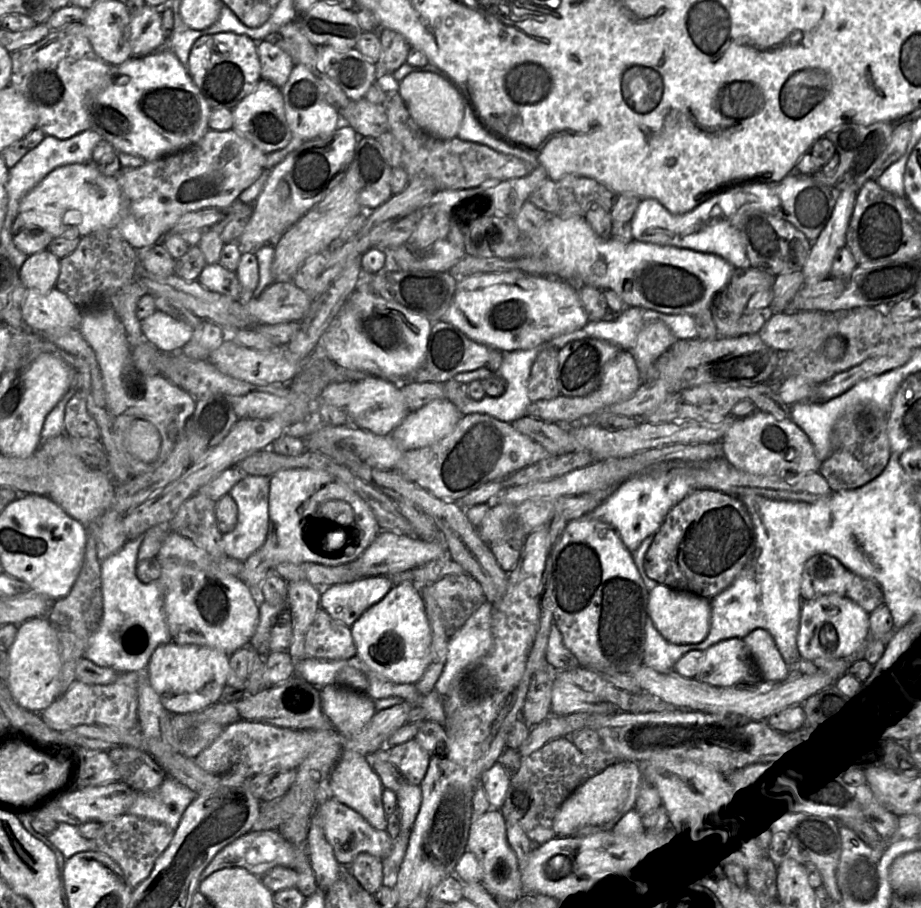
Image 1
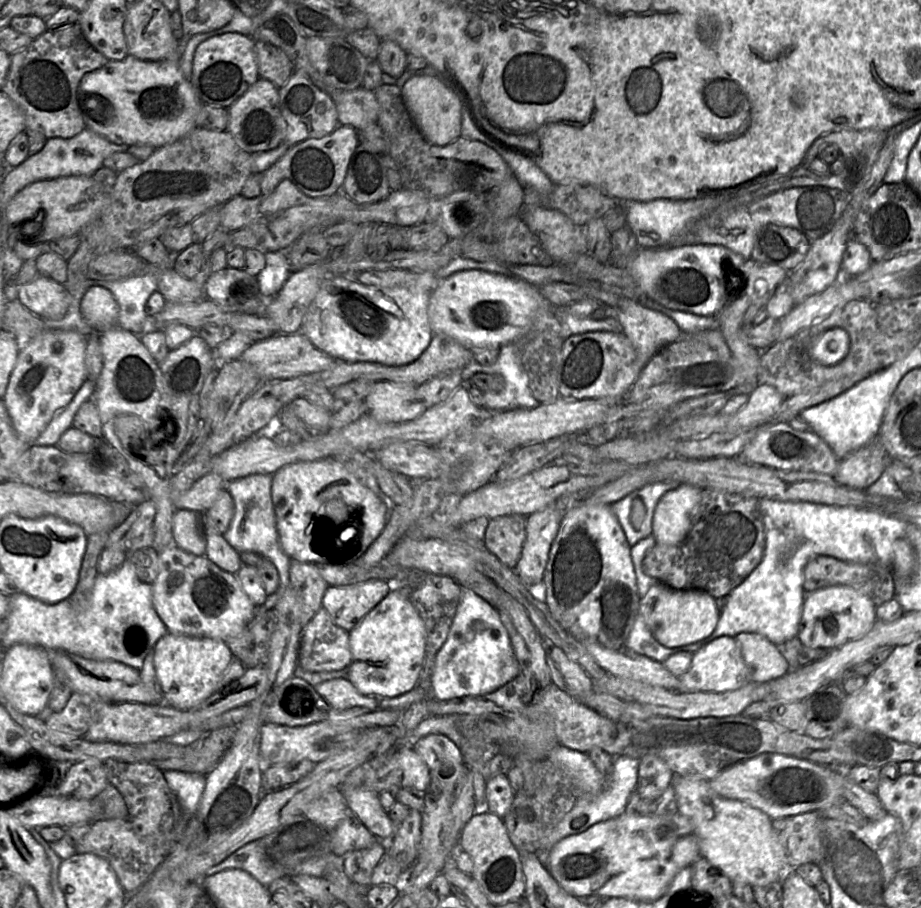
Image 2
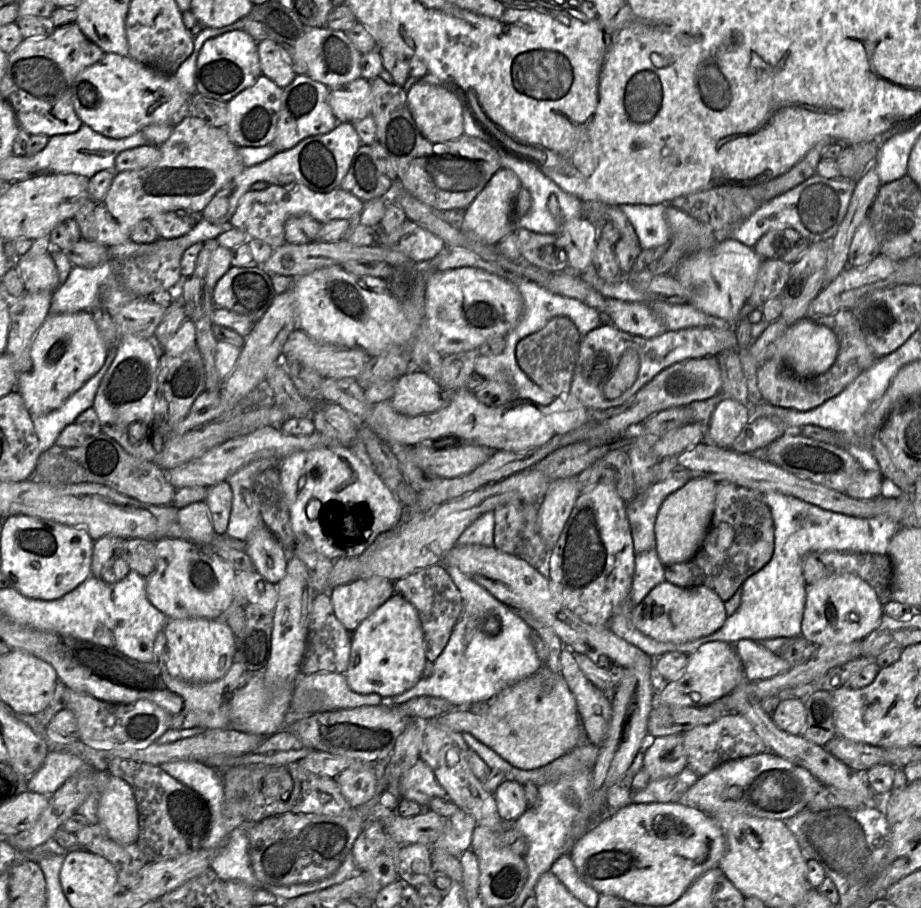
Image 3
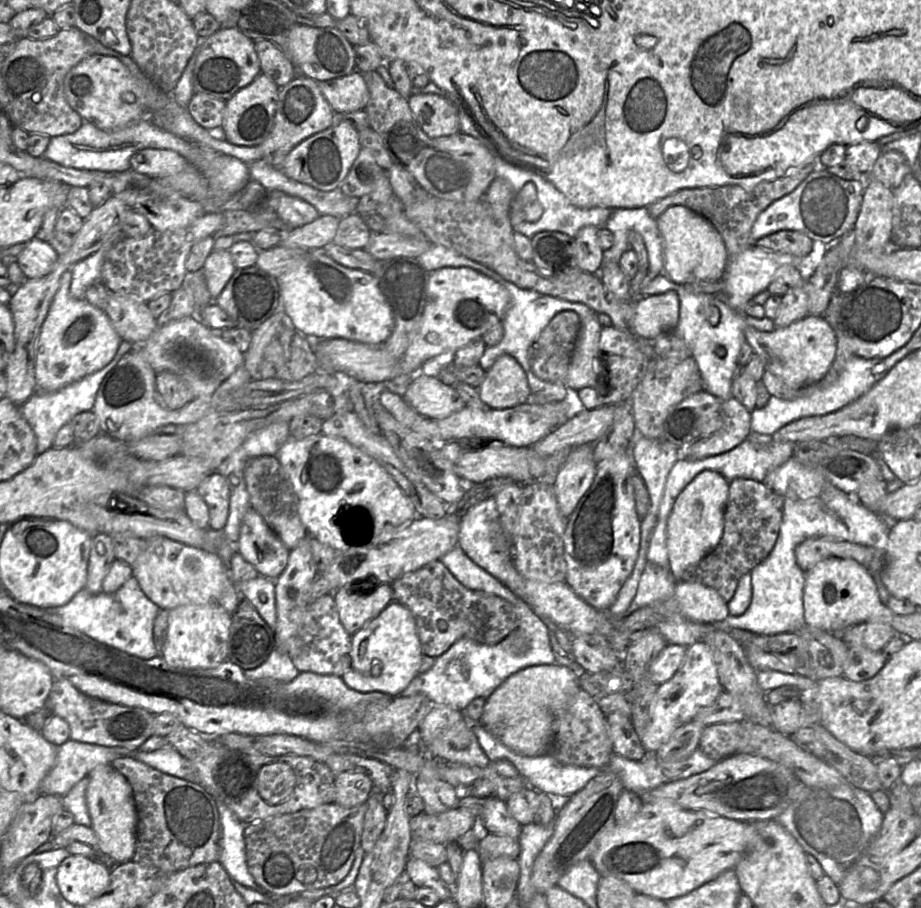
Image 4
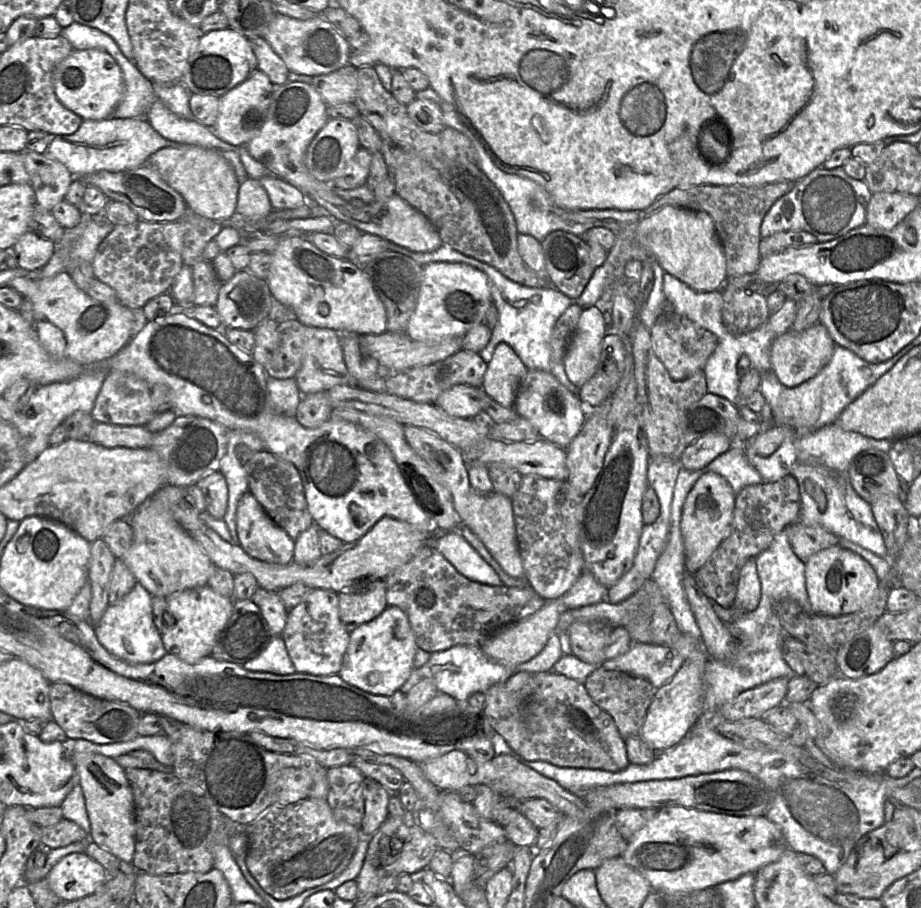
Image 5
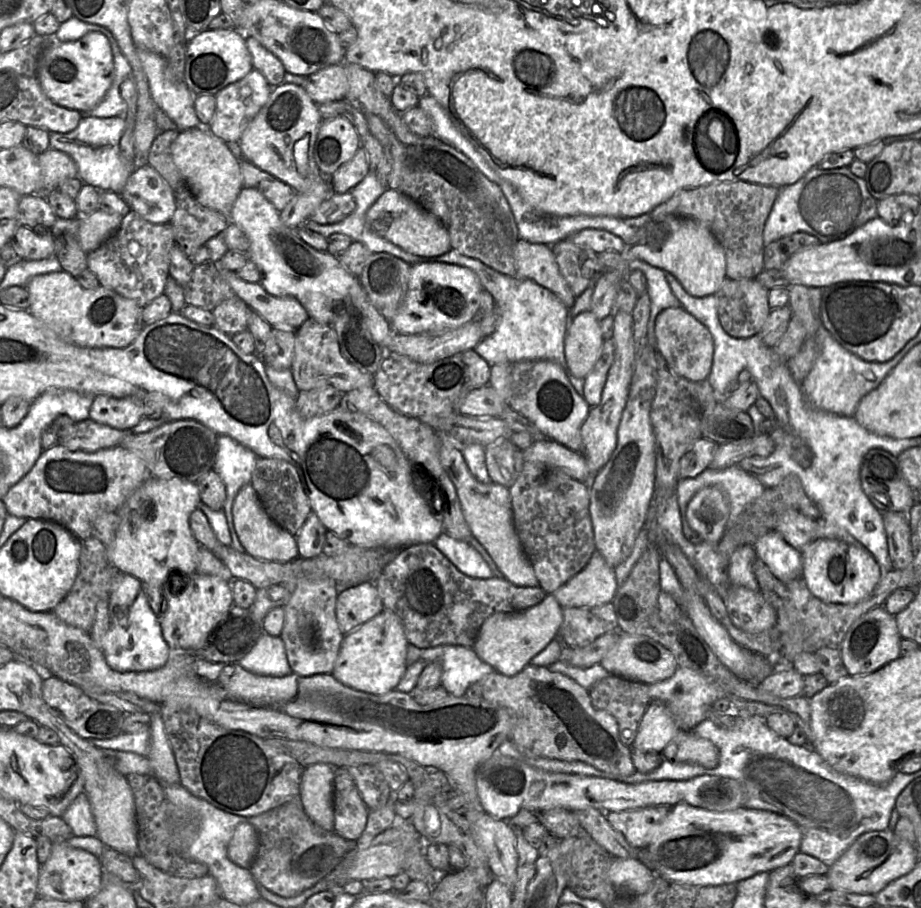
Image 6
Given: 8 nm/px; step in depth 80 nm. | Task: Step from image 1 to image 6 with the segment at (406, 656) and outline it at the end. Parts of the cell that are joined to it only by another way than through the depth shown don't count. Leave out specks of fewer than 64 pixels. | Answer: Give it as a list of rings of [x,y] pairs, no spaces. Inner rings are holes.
[[[392,611],[381,613],[345,635],[331,672],[343,684],[372,694],[394,690],[405,670],[409,642],[400,618]]]

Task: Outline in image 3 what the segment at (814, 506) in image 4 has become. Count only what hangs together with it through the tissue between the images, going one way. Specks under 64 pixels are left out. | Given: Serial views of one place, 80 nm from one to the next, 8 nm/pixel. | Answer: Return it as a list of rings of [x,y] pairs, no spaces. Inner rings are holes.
[[[777,492],[765,494],[775,529],[775,545],[770,561],[758,572],[748,577],[742,584],[742,597],[738,610],[728,616],[718,630],[709,635],[712,641],[724,641],[735,644],[740,639],[762,641],[780,637],[801,635],[801,626],[806,605],[809,578],[803,575],[803,559],[810,552],[840,551],[868,552],[888,555],[890,541],[902,525],[887,518],[861,518],[823,509],[793,496]]]

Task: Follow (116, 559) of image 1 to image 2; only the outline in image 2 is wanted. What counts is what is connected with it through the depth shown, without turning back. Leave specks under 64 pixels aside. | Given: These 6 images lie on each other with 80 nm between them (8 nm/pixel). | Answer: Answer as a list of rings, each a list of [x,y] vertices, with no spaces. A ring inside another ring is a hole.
[[[126,559],[121,567],[109,574],[99,574],[95,579],[90,598],[73,592],[67,599],[50,604],[17,592],[9,596],[9,611],[5,618],[7,631],[1,645],[7,649],[26,644],[46,650],[63,650],[90,660],[112,660],[141,670],[147,655],[160,638],[168,633],[167,627],[152,603],[152,584],[143,583],[136,575],[134,565]]]

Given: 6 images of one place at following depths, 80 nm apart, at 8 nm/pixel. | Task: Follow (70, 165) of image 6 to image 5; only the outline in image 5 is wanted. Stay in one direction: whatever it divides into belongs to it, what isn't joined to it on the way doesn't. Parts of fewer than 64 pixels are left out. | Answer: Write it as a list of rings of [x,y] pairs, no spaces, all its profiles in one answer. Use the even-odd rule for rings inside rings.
[[[23,150],[21,159],[30,178],[30,184],[35,193],[36,207],[52,211],[53,207],[65,199],[65,194],[75,176],[60,161],[45,153]]]

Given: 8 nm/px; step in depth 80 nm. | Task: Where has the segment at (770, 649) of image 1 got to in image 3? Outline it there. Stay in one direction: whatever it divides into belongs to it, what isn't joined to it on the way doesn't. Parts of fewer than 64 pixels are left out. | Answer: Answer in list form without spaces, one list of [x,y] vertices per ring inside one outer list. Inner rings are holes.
[[[740,639],[734,646],[748,682],[766,680],[791,669],[786,660],[765,648],[759,641]]]

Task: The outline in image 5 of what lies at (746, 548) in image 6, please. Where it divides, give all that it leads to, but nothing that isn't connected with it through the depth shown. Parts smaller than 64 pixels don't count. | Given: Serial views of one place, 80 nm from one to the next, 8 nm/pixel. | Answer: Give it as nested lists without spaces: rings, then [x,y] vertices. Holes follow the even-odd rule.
[[[751,558],[741,568],[734,603],[735,613],[751,613],[761,600],[761,583],[757,573],[756,558]]]

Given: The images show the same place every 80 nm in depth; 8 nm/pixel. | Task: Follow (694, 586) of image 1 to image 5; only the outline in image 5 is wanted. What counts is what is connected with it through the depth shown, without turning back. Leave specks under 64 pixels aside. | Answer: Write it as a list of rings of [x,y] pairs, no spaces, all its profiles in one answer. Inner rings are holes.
[[[787,475],[774,483],[763,482],[744,487],[735,495],[735,508],[729,534],[712,552],[707,561],[693,573],[698,587],[712,602],[716,602],[726,609],[731,609],[735,600],[739,574],[743,565],[747,560],[756,558],[766,550],[778,533],[795,523],[799,518],[800,508],[801,496],[799,485],[797,480],[791,475]]]

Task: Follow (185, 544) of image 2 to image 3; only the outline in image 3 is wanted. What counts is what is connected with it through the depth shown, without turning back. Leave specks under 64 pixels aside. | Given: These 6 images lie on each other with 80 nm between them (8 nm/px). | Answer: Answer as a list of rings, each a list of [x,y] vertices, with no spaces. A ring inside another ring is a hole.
[[[205,501],[194,502],[178,509],[177,520],[186,533],[186,540],[200,546],[210,546],[216,534]]]

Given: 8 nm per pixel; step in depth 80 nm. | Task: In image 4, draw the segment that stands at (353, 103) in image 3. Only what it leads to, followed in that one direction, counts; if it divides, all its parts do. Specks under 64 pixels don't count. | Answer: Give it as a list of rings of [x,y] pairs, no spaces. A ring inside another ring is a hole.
[[[359,71],[327,81],[318,81],[321,93],[335,113],[363,110],[369,100],[369,91]]]

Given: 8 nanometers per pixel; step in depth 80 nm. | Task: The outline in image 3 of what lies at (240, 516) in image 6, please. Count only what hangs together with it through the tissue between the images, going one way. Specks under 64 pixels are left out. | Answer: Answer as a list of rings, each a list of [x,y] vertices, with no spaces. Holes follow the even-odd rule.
[[[266,526],[252,533],[246,542],[246,554],[264,580],[277,586],[284,578],[288,564],[285,550]]]

